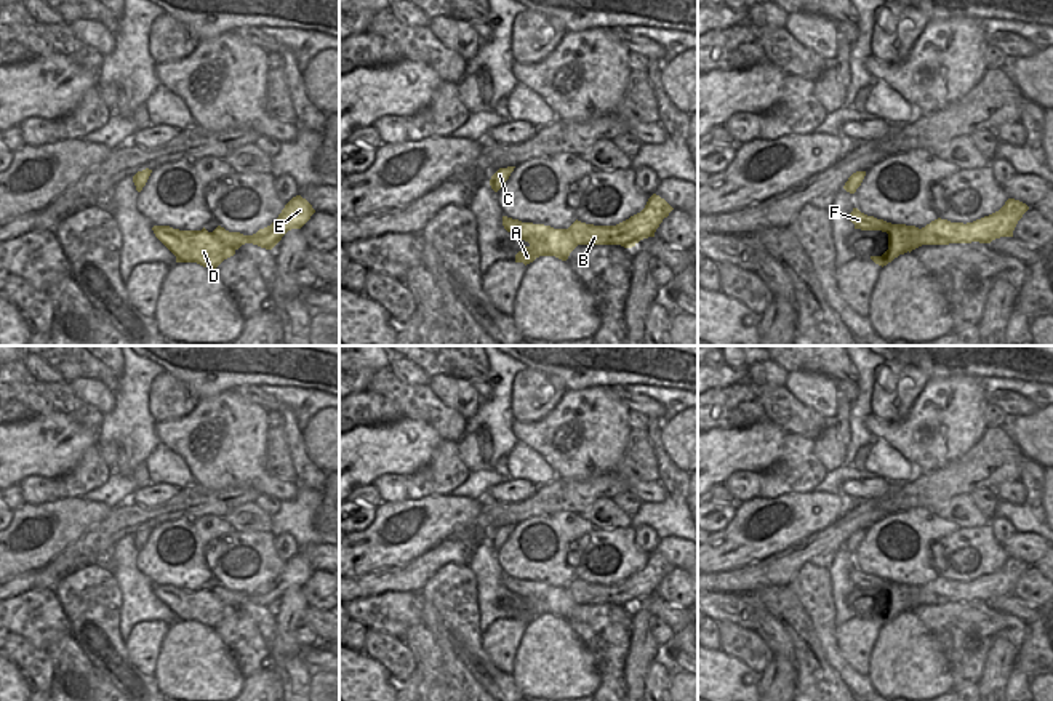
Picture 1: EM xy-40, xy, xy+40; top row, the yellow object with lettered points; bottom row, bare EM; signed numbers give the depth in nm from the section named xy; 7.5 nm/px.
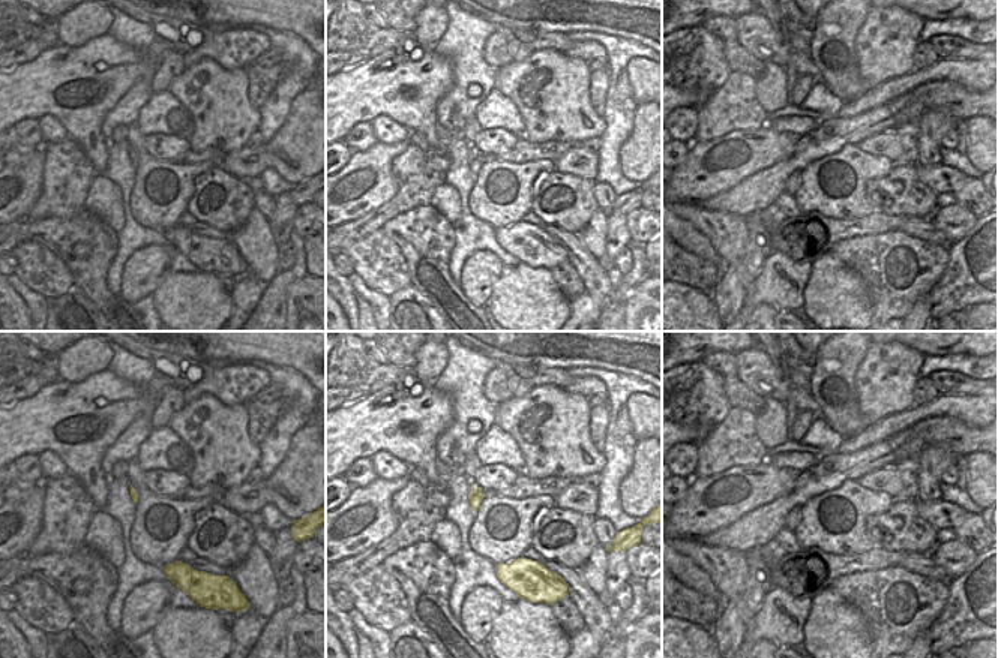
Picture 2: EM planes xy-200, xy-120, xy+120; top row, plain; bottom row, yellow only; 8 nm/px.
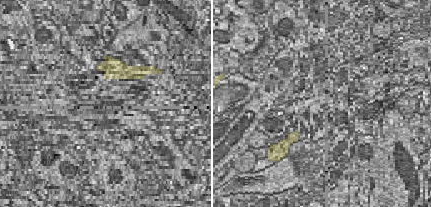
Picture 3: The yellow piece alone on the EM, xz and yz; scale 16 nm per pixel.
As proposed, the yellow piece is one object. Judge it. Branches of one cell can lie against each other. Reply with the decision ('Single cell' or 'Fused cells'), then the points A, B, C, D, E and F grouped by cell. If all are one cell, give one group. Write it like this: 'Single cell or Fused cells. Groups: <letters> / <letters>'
Fused cells. Groups: A C D F / B E.

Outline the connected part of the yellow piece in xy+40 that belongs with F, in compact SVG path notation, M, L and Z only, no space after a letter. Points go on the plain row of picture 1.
M853 567L850 571L850 579L855 583L855 587L861 589L882 589L888 592L888 608L882 615L871 615L871 618L879 624L887 624L895 616L904 611L925 603L925 587L906 583L891 583L874 575L861 571L858 567Z

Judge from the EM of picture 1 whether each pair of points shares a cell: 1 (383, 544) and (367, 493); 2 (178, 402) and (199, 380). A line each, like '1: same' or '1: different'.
1: different
2: different

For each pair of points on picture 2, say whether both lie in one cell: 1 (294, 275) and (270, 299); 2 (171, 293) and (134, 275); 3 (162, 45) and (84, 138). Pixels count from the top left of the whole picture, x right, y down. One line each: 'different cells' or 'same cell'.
1: same cell
2: different cells
3: same cell

